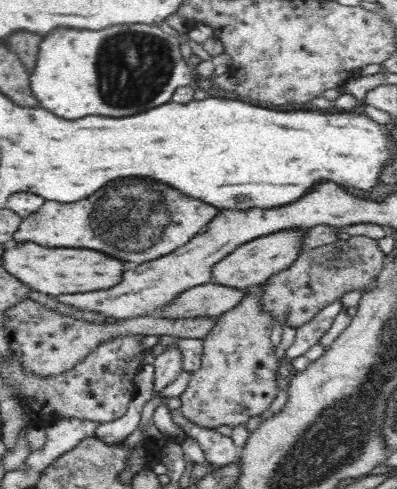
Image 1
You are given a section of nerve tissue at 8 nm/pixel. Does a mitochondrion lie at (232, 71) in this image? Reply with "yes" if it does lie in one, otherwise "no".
no

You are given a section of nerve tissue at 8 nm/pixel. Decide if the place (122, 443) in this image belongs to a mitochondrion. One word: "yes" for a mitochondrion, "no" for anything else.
no

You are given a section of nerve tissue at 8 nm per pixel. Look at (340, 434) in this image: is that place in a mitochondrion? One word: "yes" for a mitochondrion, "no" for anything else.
yes

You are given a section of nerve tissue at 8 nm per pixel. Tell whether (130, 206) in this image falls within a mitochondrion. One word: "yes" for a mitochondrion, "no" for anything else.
yes

